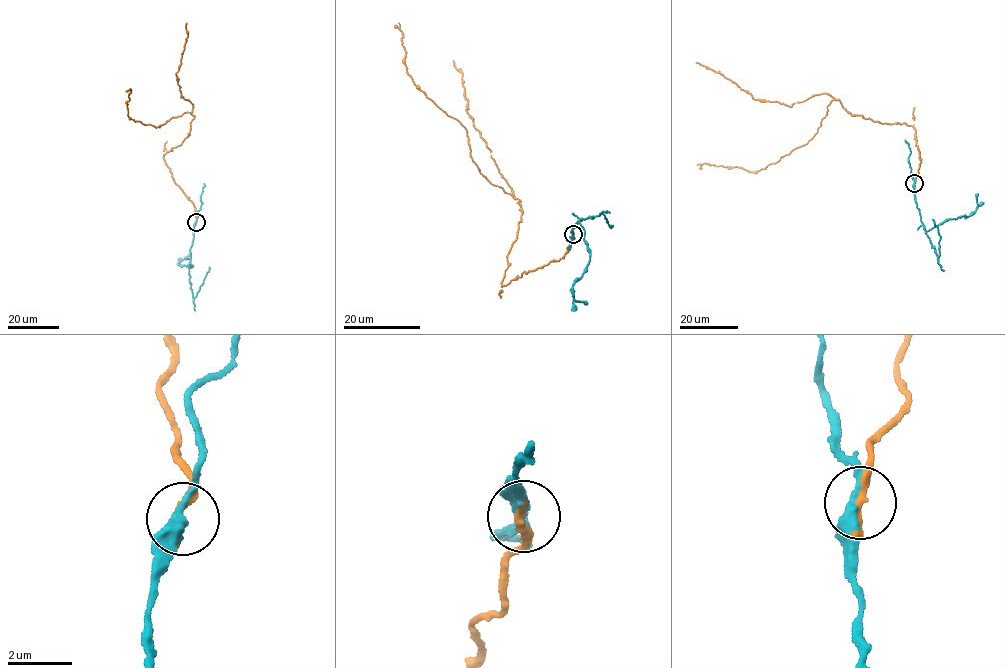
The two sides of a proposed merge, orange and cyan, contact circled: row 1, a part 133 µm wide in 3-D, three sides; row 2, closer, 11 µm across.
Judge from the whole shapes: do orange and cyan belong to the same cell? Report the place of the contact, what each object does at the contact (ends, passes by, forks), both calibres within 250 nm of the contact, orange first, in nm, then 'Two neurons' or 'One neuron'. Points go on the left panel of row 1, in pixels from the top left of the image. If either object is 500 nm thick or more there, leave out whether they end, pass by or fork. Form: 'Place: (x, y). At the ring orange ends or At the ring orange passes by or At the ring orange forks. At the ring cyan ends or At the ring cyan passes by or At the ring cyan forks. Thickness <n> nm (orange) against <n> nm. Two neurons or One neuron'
Place: (196, 222). At the ring orange ends. At the ring cyan passes by. Thickness 320 nm (orange) against 340 nm. Two neurons

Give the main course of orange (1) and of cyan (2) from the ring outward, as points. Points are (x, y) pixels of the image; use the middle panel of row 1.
1: (573, 234), (563, 257), (501, 284), (521, 221), (519, 200), (482, 176), (464, 127), (415, 83), (394, 25)
2: (573, 234), (572, 231), (581, 218), (592, 218), (601, 213), (611, 225)

